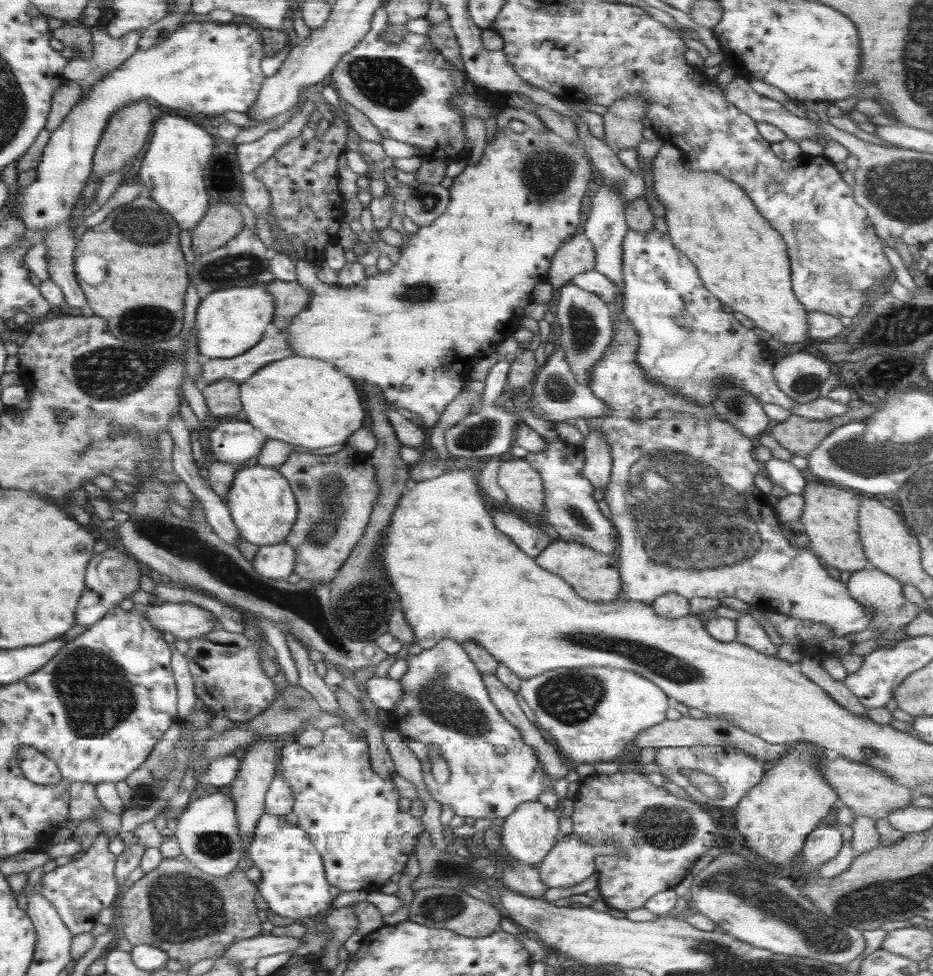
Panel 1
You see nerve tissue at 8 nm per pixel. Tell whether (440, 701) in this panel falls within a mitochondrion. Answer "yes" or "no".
yes

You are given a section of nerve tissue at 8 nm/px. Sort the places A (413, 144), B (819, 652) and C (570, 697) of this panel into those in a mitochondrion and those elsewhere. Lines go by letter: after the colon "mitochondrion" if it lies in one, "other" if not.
A: other
B: other
C: mitochondrion

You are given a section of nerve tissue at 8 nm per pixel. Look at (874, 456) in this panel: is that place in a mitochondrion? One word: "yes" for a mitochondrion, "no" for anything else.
yes

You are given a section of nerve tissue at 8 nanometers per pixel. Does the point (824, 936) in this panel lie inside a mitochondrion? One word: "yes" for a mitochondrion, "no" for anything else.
yes

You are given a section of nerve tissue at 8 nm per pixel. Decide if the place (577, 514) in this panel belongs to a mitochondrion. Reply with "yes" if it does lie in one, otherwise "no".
yes

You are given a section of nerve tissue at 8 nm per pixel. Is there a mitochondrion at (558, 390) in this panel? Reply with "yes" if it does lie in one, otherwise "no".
yes

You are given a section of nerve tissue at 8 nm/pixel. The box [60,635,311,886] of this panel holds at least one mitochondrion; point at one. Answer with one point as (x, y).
(215, 845)

